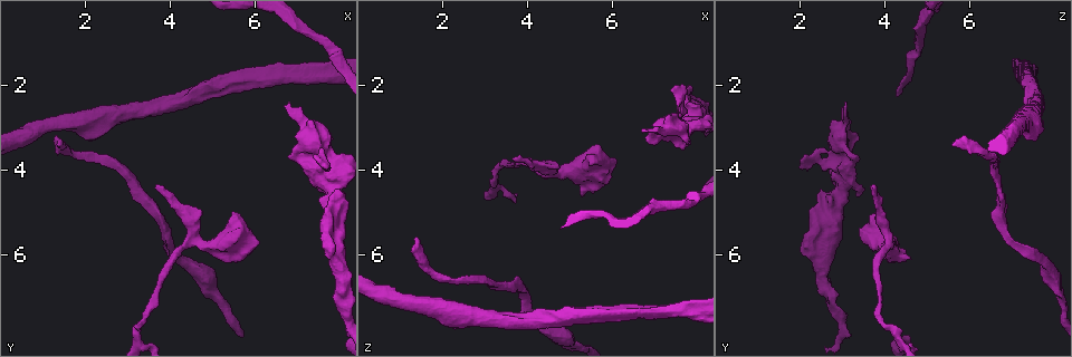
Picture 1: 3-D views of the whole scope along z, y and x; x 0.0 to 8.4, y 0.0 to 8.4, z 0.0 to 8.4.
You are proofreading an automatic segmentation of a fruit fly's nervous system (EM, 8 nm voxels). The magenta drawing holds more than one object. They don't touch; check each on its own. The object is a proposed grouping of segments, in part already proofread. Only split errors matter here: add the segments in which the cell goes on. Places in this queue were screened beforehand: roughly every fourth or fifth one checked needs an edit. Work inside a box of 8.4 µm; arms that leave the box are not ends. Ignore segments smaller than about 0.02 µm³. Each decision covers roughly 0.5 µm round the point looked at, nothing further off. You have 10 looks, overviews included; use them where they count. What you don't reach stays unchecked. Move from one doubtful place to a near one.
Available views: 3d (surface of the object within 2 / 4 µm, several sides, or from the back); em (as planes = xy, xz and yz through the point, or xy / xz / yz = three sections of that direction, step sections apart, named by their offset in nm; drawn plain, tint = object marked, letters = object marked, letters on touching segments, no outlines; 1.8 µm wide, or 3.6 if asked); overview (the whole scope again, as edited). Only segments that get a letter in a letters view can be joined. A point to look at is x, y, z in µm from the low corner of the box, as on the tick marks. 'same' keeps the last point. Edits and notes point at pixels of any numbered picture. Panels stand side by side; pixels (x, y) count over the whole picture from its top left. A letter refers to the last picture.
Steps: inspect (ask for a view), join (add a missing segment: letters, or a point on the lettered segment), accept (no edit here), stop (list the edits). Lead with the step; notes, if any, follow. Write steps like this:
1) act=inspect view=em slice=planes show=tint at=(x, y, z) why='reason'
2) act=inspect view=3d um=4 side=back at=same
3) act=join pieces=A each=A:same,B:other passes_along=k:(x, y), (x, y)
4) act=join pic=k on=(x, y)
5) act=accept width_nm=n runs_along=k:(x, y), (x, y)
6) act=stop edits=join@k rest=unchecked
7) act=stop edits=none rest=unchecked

act=inspect view=3d um=2 side=back at=(5.40, 5.05, 3.90)

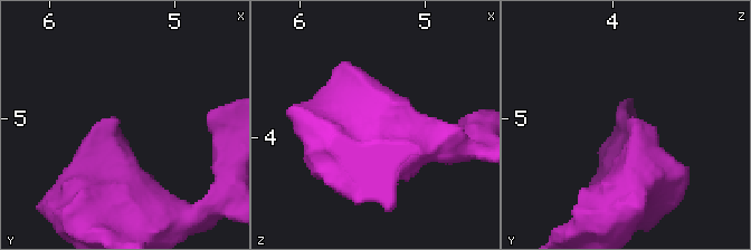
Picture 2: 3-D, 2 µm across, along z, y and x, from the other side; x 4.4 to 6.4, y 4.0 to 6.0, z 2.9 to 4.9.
act=inspect view=em slice=planes show=letters at=(5.44, 5.02, 3.88) why='now the EM'

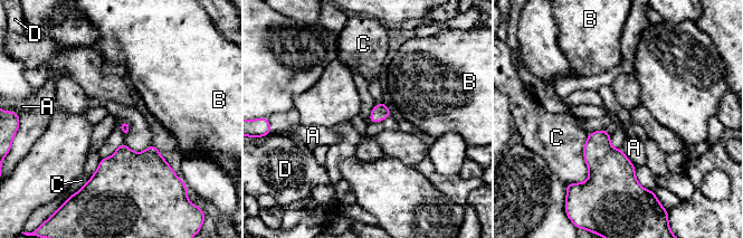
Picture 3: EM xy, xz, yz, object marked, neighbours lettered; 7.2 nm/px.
act=accept each=A:other,B:other,C:other,D:other border=3:(620, 148), (635, 167) found='no lettered segment goes on from it'

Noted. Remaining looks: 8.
act=inspect view=em slice=yz step=4 show=letters at=(3.70, 4.35, 3.65) why='branch stops here'

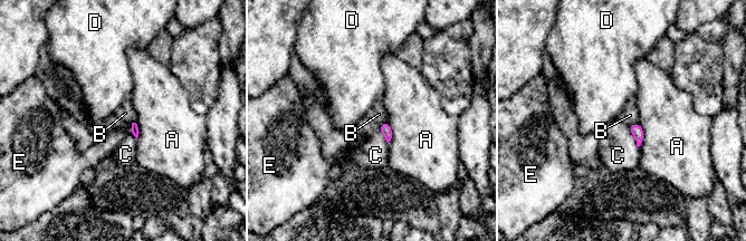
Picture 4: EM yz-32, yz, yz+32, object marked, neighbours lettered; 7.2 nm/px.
act=inspect view=em slice=planes show=letters at=same why='cut it another way'

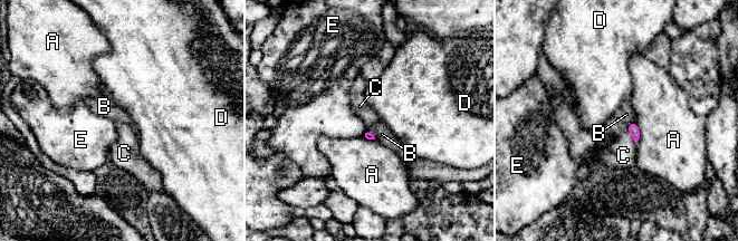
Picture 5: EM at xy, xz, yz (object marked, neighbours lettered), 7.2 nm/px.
act=accept each=A:other,B:other,C:other,D:other,E:other border=5:(626, 125), (635, 142) found='no lettered segment goes on from it'

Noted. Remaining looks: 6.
act=inspect view=3d um=2 at=(1.40, 3.40, 5.55) why='branch stops here'

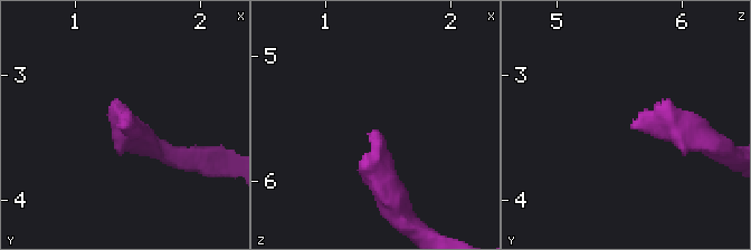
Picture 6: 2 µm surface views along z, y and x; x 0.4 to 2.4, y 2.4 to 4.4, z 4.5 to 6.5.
act=inspect view=em slice=planes show=plain at=(1.38, 3.42, 5.60) why='shape alone is not enough'

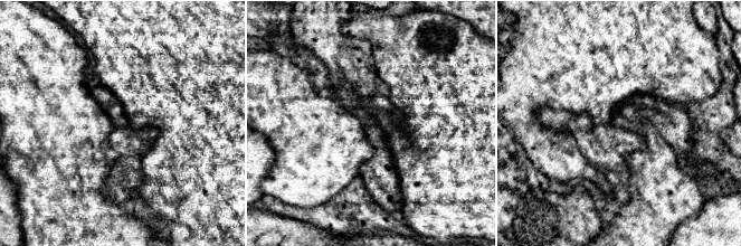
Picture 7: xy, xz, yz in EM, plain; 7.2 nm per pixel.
act=inspect view=em slice=planes show=letters at=same

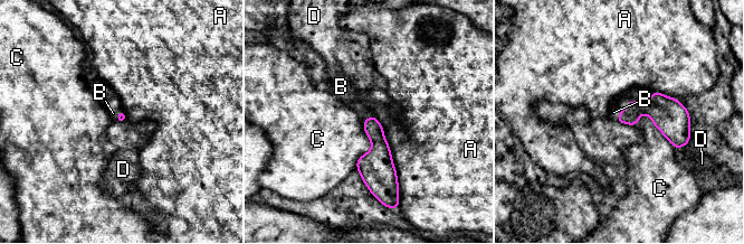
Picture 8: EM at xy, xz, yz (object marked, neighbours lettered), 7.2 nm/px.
act=join pieces=B each=A:other,B:same,C:other,D:other passes_along=8:(122, 116), (117, 116), (113, 113) found='the cell continues'

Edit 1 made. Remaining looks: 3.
act=inspect view=em slice=yz step=8 show=letters at=(6.70, 2.45, 3.10) why='branch stops here'

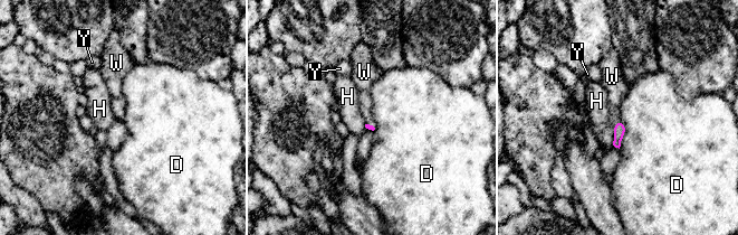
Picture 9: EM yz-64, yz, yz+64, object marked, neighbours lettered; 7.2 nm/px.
act=join pieces=W each=D:other,H:other,W:same,Y:other passes_along=9:(620, 128), (617, 123), (616, 88) found='the cell continues'

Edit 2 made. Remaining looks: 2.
act=stop edits=join@8,join@9 rest=unchecked

